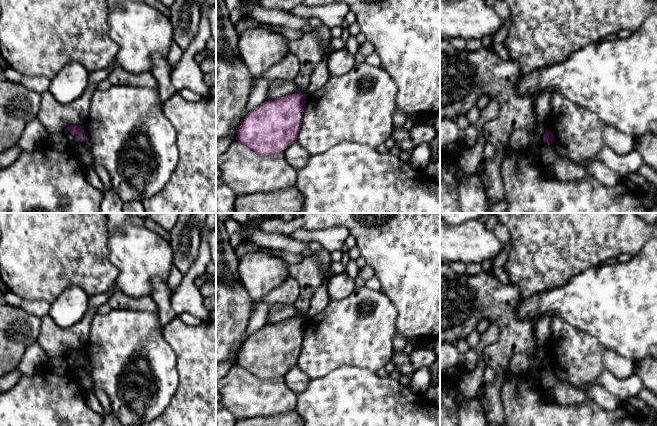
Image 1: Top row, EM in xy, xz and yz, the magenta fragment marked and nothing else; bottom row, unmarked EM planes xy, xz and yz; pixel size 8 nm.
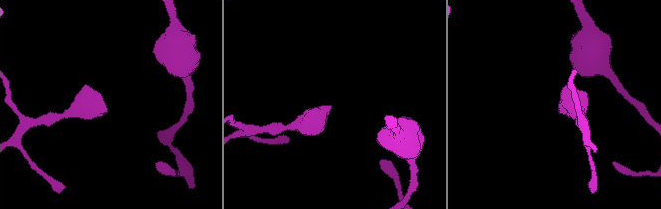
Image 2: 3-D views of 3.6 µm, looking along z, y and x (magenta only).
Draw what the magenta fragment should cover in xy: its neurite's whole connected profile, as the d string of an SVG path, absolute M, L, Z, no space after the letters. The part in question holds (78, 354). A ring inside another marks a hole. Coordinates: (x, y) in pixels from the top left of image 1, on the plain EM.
M80 349L68 350L65 353L65 358L66 357L73 357L79 363L79 365L82 367L87 365L87 361L84 357L83 350L80 350Z

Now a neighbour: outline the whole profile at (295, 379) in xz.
M297 366L289 369L283 378L287 387L297 395L306 390L310 381L310 378Z

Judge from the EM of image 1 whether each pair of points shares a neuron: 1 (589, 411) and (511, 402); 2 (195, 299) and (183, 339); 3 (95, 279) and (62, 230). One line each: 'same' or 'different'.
1: same
2: different
3: same

